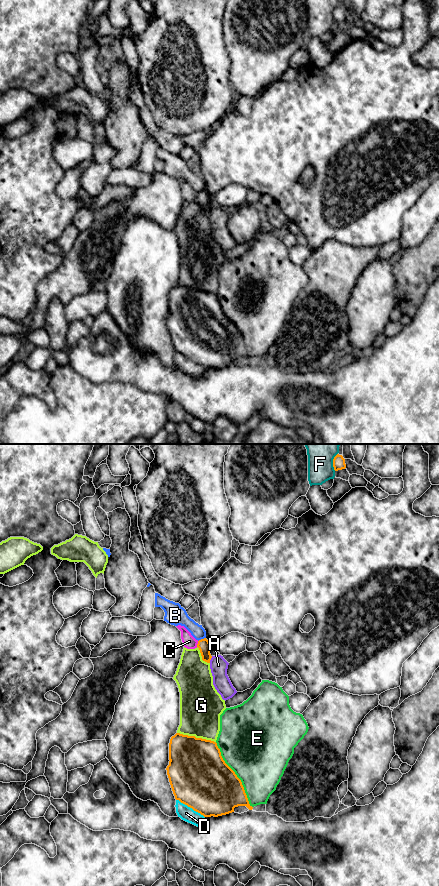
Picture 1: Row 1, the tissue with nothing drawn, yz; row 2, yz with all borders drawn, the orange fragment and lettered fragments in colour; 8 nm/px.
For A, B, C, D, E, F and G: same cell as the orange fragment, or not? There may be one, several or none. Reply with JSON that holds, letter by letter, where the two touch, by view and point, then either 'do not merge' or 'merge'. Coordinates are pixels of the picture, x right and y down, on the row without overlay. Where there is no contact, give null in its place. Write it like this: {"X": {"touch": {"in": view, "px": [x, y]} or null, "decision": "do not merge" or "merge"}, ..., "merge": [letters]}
{"A": {"touch": {"in": "yz", "px": [210, 211]}, "decision": "do not merge"}, "B": {"touch": {"in": "yz", "px": [201, 191]}, "decision": "do not merge"}, "C": {"touch": {"in": "yz", "px": [197, 196]}, "decision": "do not merge"}, "D": {"touch": {"in": "yz", "px": [190, 359]}, "decision": "do not merge"}, "E": {"touch": {"in": "yz", "px": [236, 327]}, "decision": "do not merge"}, "F": {"touch": {"in": "yz", "px": [333, 14]}, "decision": "do not merge"}, "G": {"touch": {"in": "yz", "px": [195, 289]}, "decision": "do not merge"}, "merge": []}

